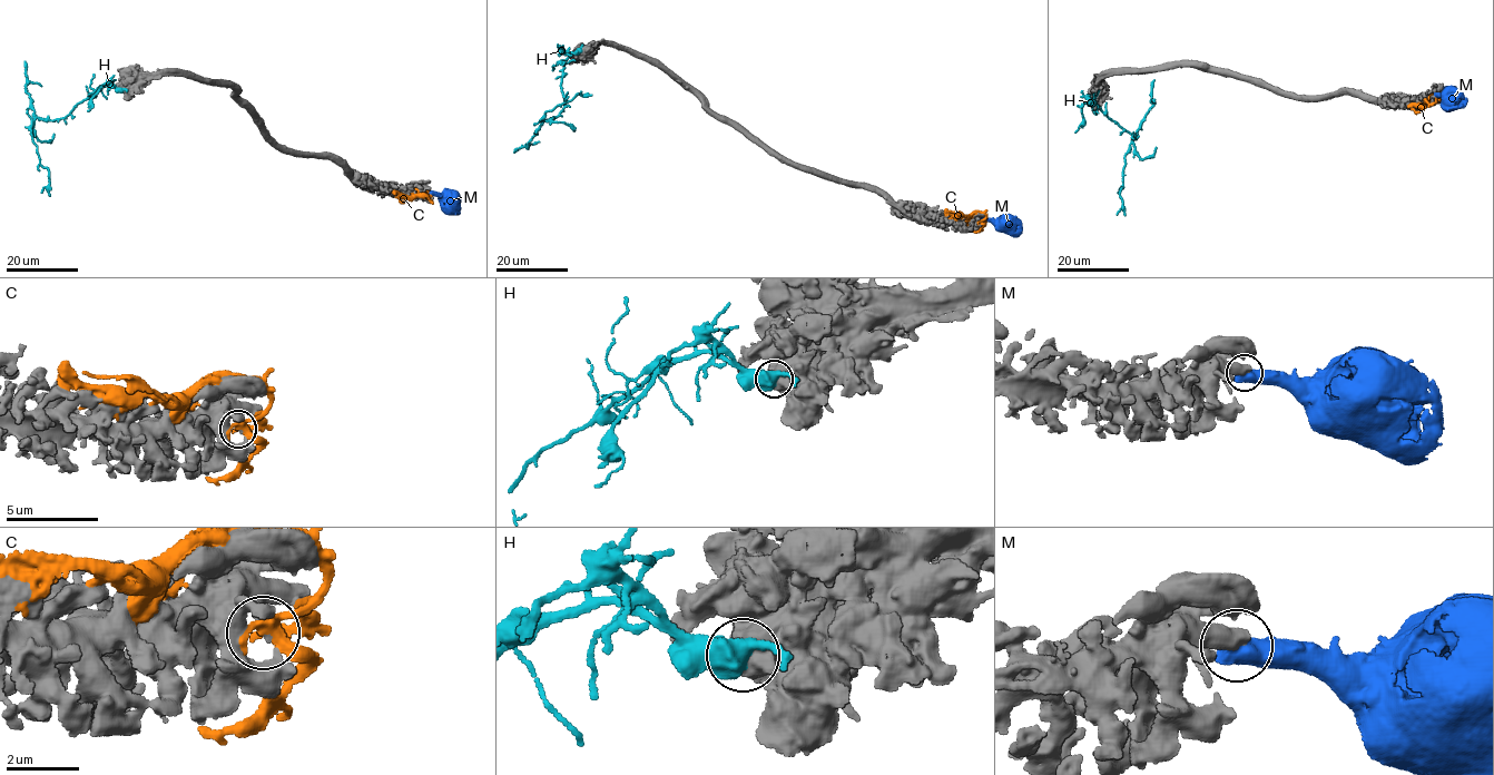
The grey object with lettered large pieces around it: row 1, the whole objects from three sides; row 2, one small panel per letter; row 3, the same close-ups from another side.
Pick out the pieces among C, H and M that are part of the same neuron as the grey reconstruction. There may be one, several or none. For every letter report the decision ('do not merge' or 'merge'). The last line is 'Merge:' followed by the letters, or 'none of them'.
C: do not merge
H: do not merge
M: do not merge
Merge: none of them

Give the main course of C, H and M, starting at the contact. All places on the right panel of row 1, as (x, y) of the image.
C: (1436, 99), (1432, 104), (1425, 101), (1425, 105), (1417, 107), (1408, 105)
H: (1093, 101), (1110, 119), (1136, 137), (1126, 157), (1120, 192), (1122, 204), (1117, 214)
M: (1436, 95), (1463, 105)

